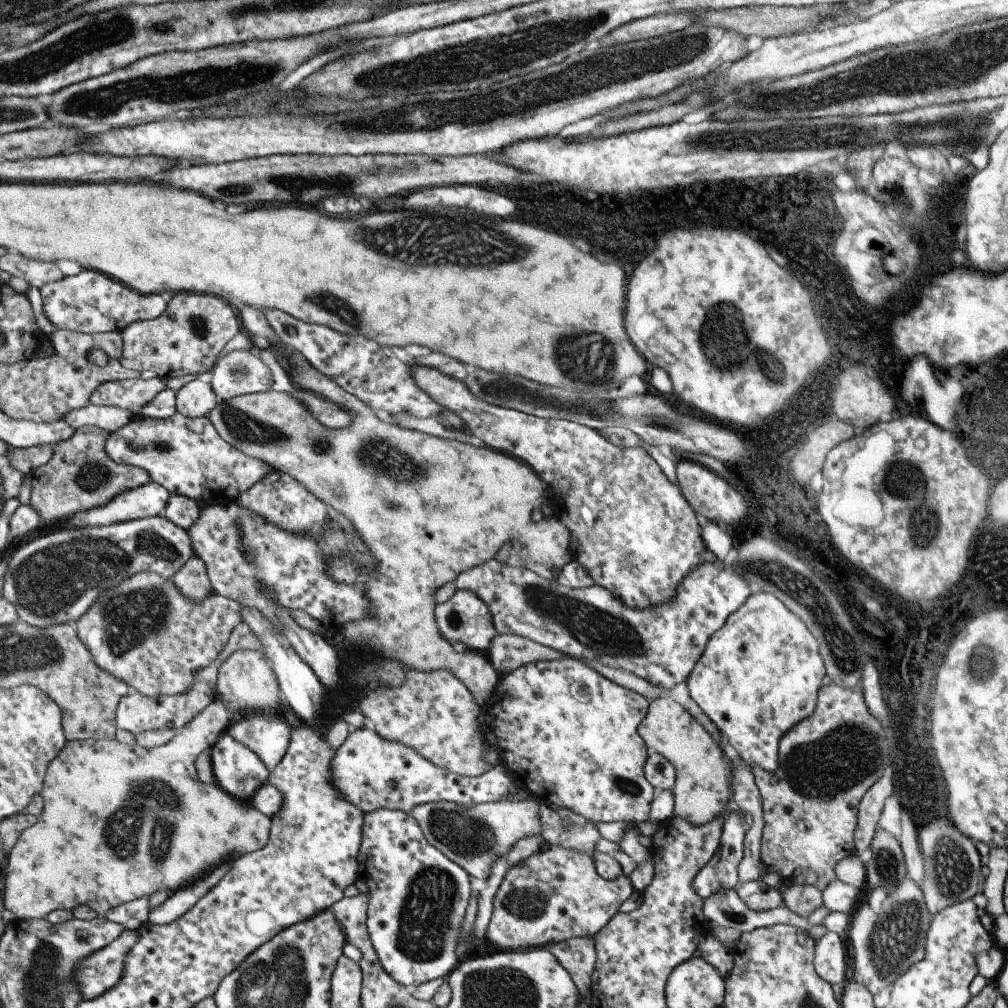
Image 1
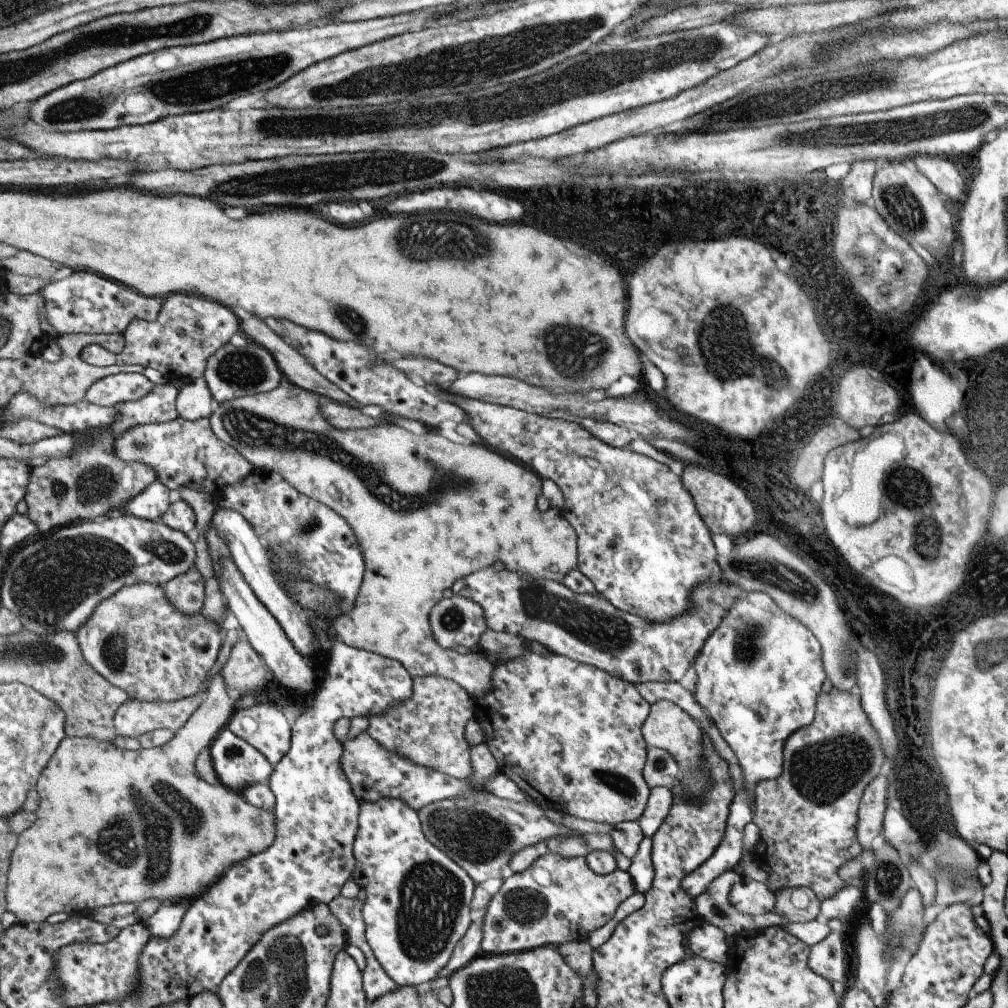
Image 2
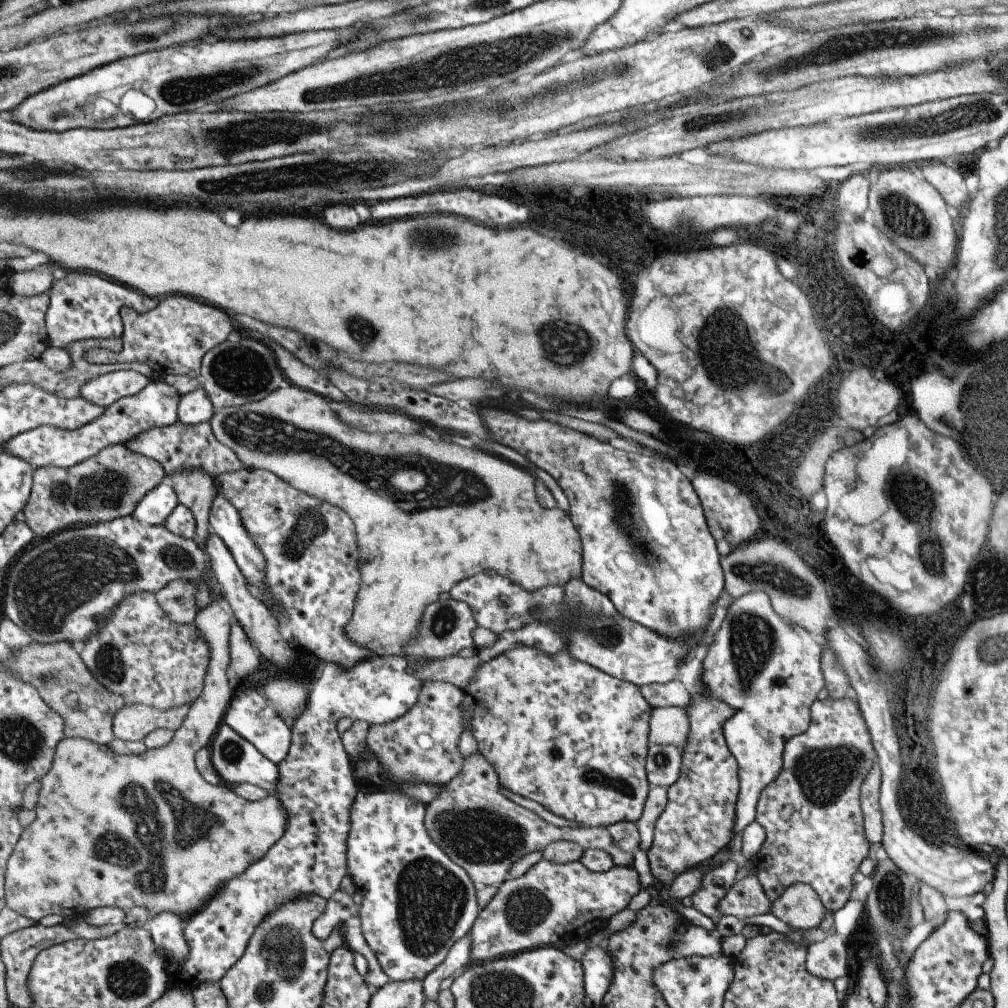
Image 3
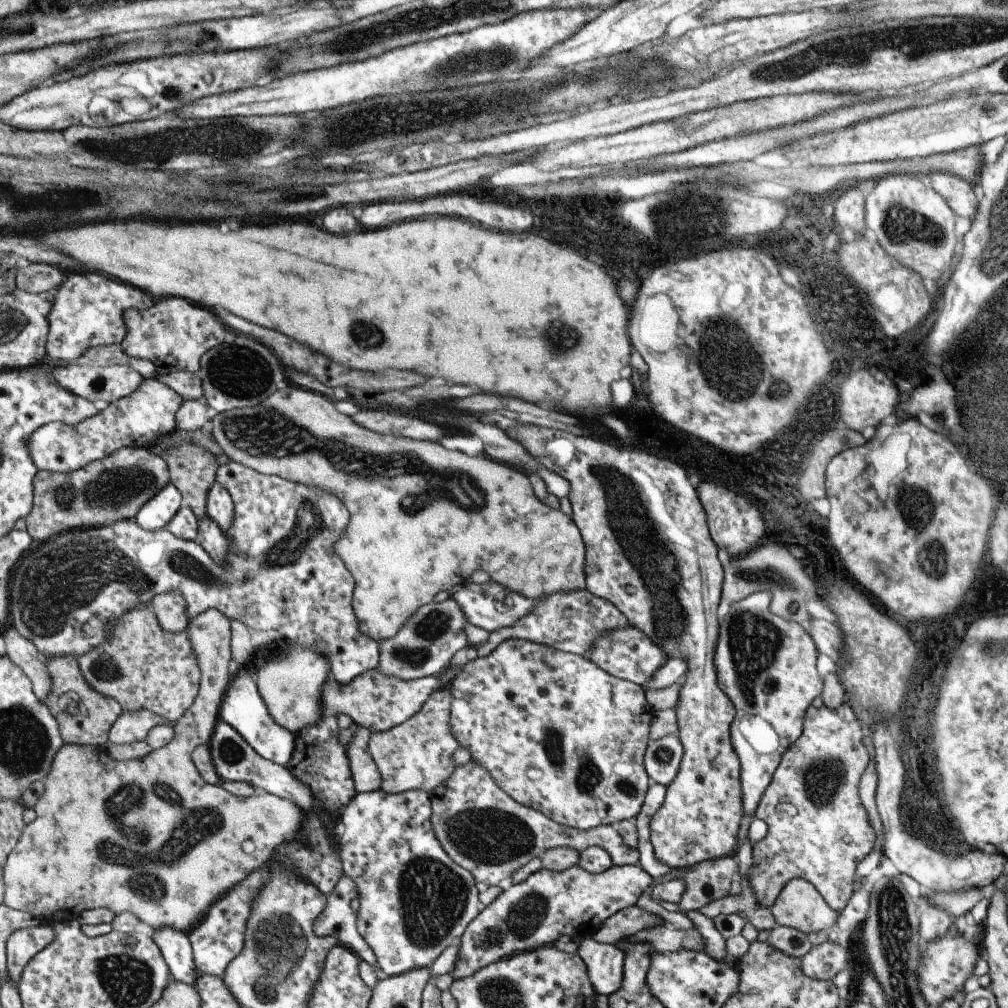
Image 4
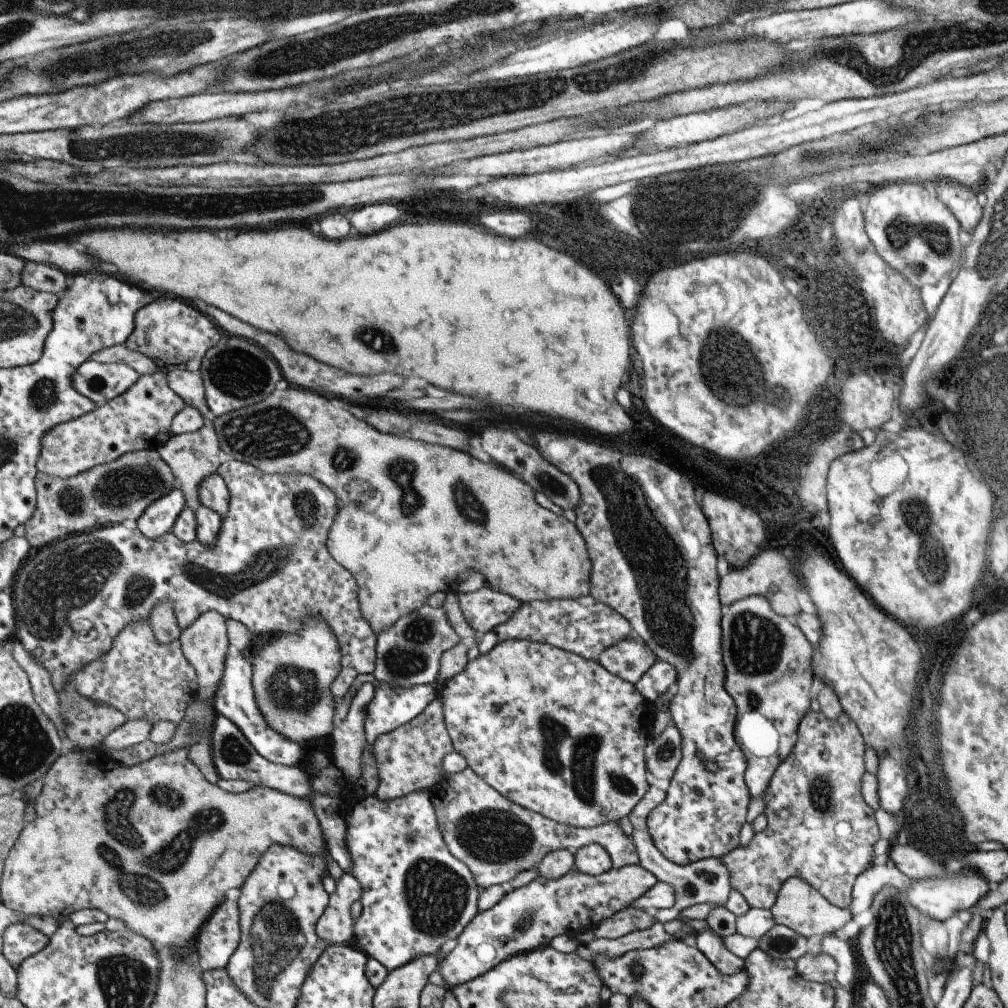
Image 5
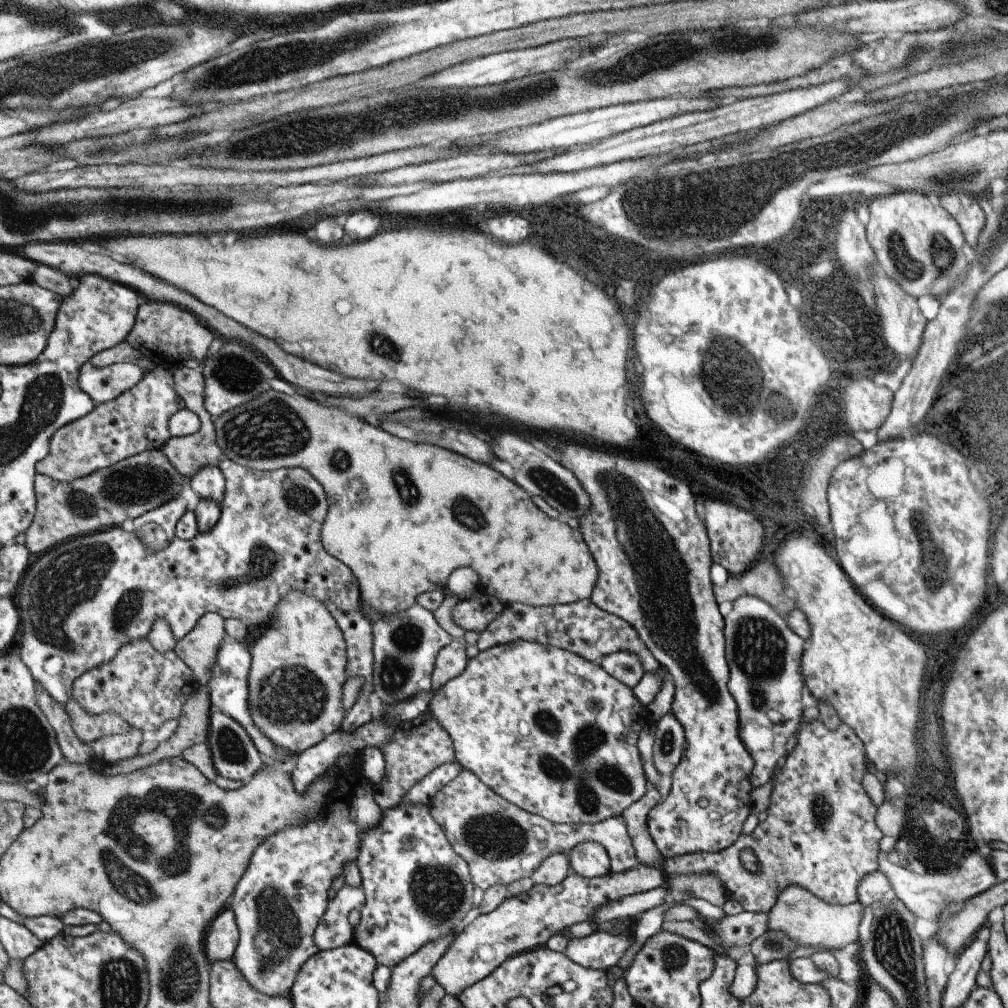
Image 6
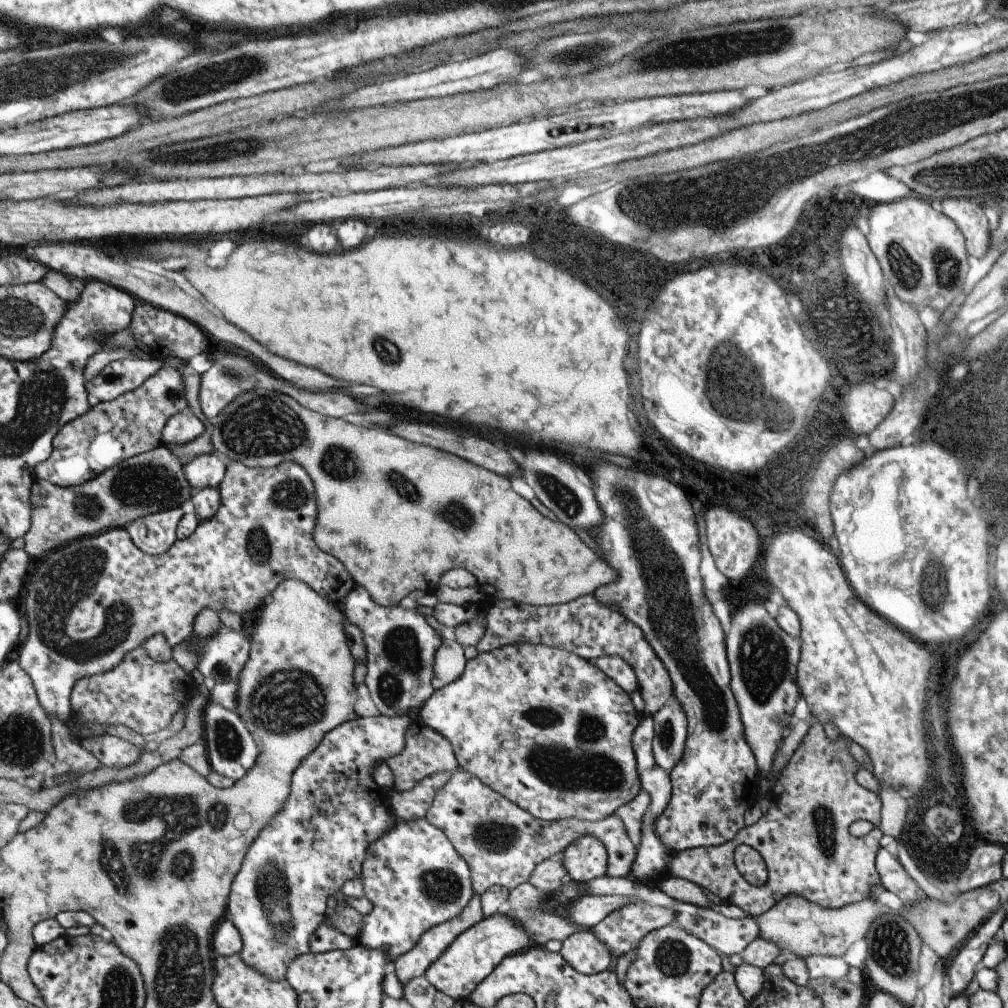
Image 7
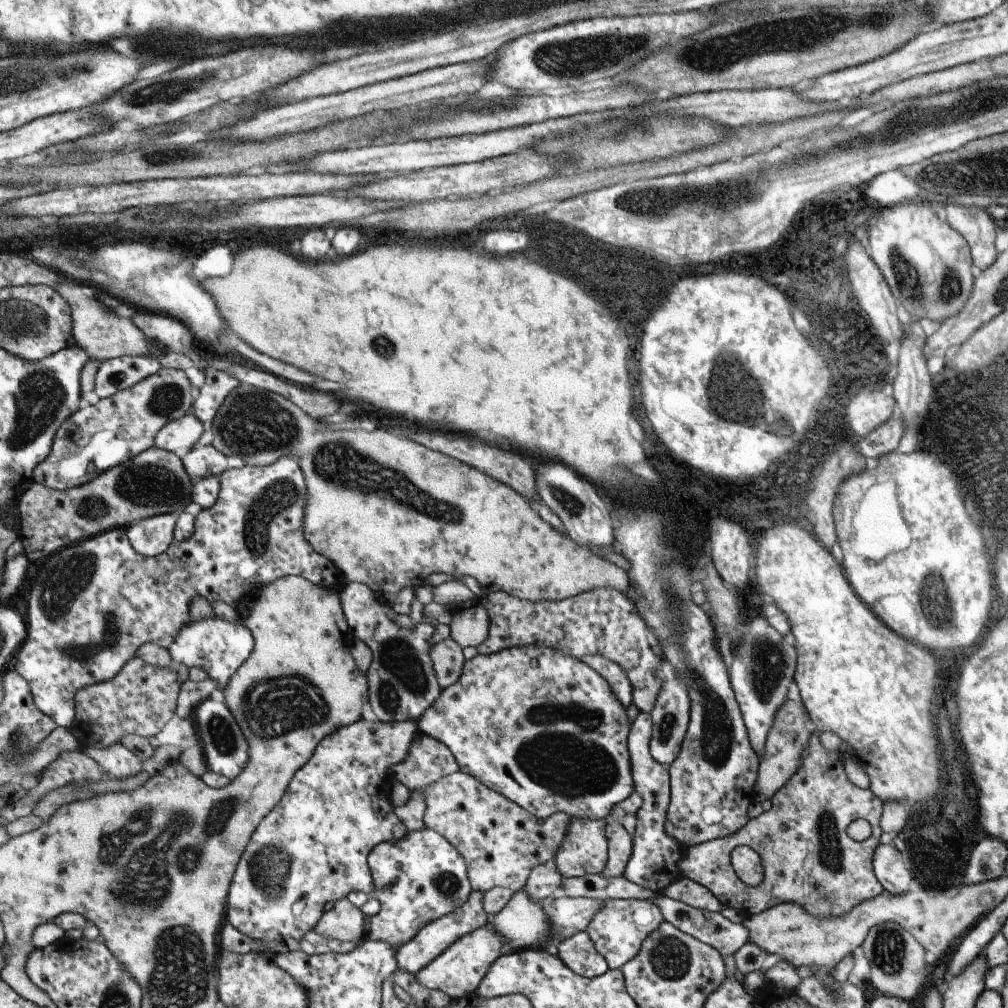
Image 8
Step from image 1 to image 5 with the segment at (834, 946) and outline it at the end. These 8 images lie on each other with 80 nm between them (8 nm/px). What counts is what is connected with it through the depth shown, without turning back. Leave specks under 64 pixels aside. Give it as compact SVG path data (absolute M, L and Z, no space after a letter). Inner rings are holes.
M805 953L794 960L797 974L814 983L833 983L835 968L835 960L825 953Z

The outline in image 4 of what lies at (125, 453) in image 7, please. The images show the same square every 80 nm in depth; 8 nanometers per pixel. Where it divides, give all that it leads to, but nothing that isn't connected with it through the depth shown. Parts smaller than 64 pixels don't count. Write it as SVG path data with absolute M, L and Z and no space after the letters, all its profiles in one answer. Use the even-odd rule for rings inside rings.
M158 378L145 379L133 394L102 406L99 415L88 418L77 426L53 421L37 430L26 443L39 470L73 473L92 462L102 461L125 447L149 449L158 445L167 433L173 433L178 428L178 410L184 400L176 390Z

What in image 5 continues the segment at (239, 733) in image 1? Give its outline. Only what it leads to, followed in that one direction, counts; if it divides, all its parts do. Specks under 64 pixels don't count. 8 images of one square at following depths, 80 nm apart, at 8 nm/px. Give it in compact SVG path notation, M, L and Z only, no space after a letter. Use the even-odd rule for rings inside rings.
M231 654L227 659L227 670L223 677L219 696L213 703L217 713L231 719L251 741L251 744L268 761L278 765L297 766L303 756L302 748L296 742L287 740L271 728L258 703L258 696L254 687L253 659L246 654Z

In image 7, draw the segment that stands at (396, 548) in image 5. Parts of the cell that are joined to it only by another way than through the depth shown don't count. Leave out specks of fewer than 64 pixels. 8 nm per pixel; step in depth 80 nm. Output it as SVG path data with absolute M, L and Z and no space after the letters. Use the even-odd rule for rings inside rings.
M181 365L178 368L181 371L186 395L188 398L189 411L195 413L203 422L207 424L214 423L214 429L211 436L203 433L194 441L188 442L181 446L167 446L176 455L182 455L185 459L184 464L187 466L193 459L203 455L212 455L218 452L228 460L239 461L245 466L253 468L271 468L279 463L289 460L292 463L298 463L303 466L303 470L307 470L311 480L315 478L315 494L316 507L318 508L318 516L316 517L316 526L314 530L314 542L323 552L333 555L352 576L355 585L364 588L365 592L371 597L371 600L382 607L392 607L399 605L406 594L413 591L433 590L438 586L440 576L451 569L465 568L475 578L476 586L483 589L488 597L495 596L499 599L509 599L518 603L533 605L534 607L542 607L543 605L558 605L569 601L575 601L579 597L592 594L598 586L606 585L616 579L616 574L612 572L612 568L607 566L600 560L589 546L577 537L572 528L568 528L566 524L557 520L552 521L544 517L540 512L534 509L534 506L525 498L511 488L509 481L503 476L498 475L482 466L472 464L471 461L456 457L454 454L433 448L429 445L414 443L396 434L393 434L387 427L370 425L366 428L361 425L353 424L341 418L329 418L329 416L321 416L315 412L309 412L307 408L303 408L301 404L297 404L293 398L281 394L281 391L272 391L262 387L256 387L253 390L243 393L238 396L219 416L216 416L212 421L204 412L200 401L200 390L202 388L202 375L189 365Z

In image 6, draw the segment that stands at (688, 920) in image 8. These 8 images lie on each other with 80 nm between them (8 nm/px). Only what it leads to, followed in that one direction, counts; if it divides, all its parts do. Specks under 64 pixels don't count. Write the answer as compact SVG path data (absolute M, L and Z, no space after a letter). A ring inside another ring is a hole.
M742 911L736 915L725 915L718 927L708 928L717 934L721 938L721 942L725 945L721 946L725 948L726 946L733 945L748 945L752 940L760 937L768 929L768 916L767 913L756 913L751 911Z

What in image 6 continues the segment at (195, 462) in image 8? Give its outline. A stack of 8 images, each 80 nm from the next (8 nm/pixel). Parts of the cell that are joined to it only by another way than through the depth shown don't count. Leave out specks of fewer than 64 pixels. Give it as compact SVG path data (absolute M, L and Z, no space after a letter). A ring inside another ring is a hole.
M205 467L189 479L189 482L199 498L215 501L222 506L225 500L226 478L220 467Z

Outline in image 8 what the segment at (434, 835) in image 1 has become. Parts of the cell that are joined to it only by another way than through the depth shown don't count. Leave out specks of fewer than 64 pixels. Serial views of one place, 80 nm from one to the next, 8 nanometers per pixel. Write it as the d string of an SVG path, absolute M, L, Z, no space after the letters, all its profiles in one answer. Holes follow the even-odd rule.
M462 771L442 776L439 780L423 788L426 809L422 818L424 826L441 834L457 850L466 864L466 875L473 891L484 893L493 887L505 887L516 891L523 888L531 869L553 859L567 832L570 817L565 813L553 813L547 818L538 819L523 810L507 797L488 789L477 778ZM606 818L605 822L607 856L601 875L605 878L615 878L623 874L628 858L631 856L632 838L615 819Z

